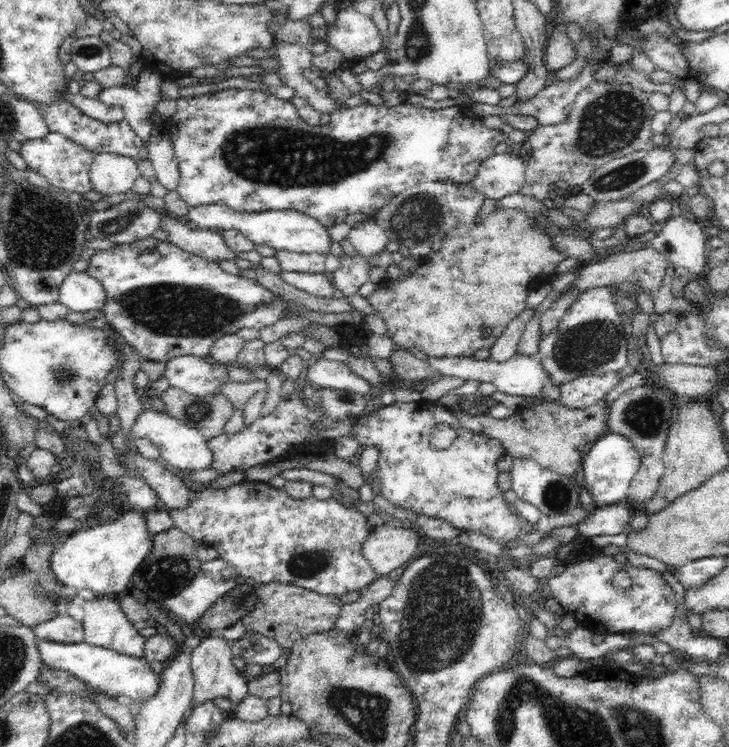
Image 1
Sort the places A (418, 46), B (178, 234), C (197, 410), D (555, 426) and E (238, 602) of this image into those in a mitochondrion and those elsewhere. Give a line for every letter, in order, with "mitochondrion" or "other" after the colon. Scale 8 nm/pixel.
A: mitochondrion
B: other
C: mitochondrion
D: other
E: mitochondrion

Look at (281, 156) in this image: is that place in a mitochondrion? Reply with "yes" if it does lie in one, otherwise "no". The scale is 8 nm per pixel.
yes

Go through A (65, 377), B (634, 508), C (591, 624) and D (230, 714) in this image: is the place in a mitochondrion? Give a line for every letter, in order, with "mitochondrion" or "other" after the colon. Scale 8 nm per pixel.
A: mitochondrion
B: other
C: other
D: other

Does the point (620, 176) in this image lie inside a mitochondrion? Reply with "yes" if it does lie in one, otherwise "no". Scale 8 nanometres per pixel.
yes

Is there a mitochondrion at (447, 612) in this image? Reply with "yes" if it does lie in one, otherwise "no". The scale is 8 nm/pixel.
yes

